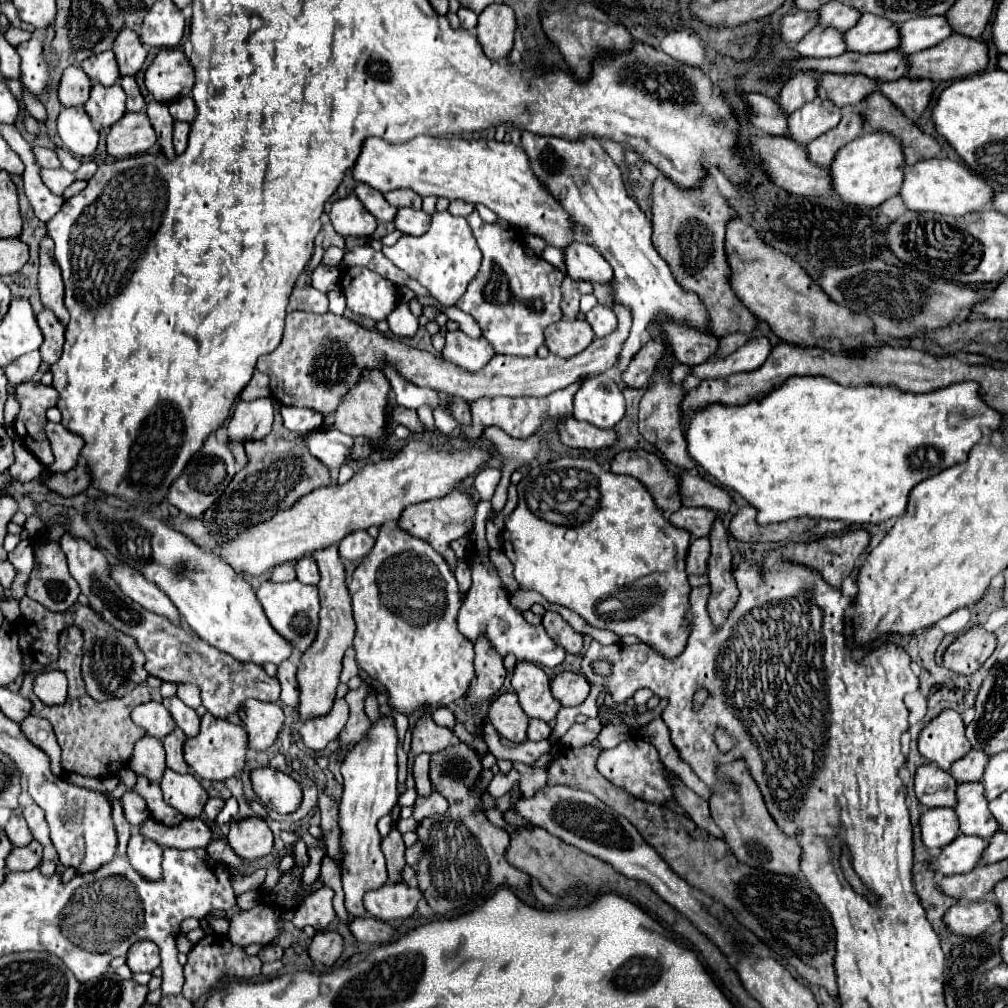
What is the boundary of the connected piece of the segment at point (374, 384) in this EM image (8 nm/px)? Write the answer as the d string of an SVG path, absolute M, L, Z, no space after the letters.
M371 370L365 372L363 378L359 380L359 384L347 394L347 398L343 400L343 404L325 418L325 424L331 424L333 428L341 430L343 434L349 434L353 438L357 436L365 436L371 440L371 444L375 448L379 448L379 452L389 450L389 442L387 442L387 406L389 406L389 394L391 394L391 386L389 380L385 378L383 372L379 370Z

